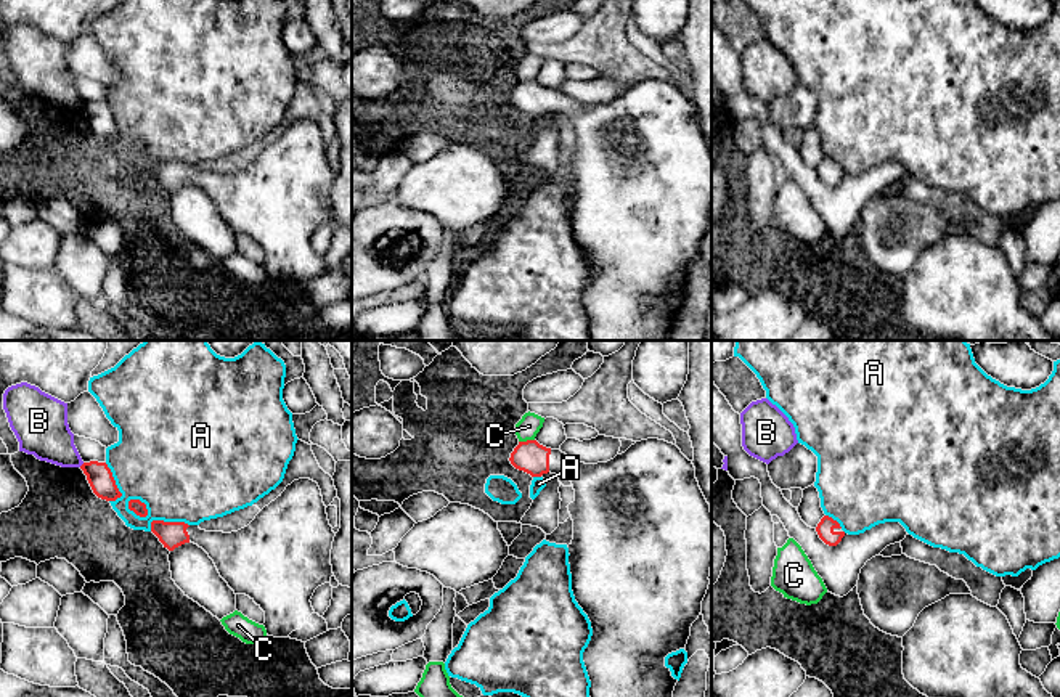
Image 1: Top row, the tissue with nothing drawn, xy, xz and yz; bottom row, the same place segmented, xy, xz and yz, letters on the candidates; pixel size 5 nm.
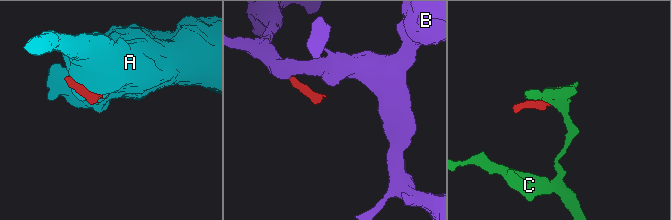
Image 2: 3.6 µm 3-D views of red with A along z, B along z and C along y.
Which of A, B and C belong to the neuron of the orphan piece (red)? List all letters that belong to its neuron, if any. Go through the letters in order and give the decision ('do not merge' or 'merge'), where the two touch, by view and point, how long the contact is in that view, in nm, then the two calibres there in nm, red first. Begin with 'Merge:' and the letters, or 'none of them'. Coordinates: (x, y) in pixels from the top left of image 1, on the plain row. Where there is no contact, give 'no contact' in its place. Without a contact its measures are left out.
Merge: none of them
A: do not merge; contact xy (135, 153); length 130 nm; calibres 70 and 380 nm
B: do not merge; contact xy (82, 105); length 40 nm; calibres 130 and 260 nm
C: do not merge; contact xz (527, 81); length 80 nm; calibres 160 and 110 nm

